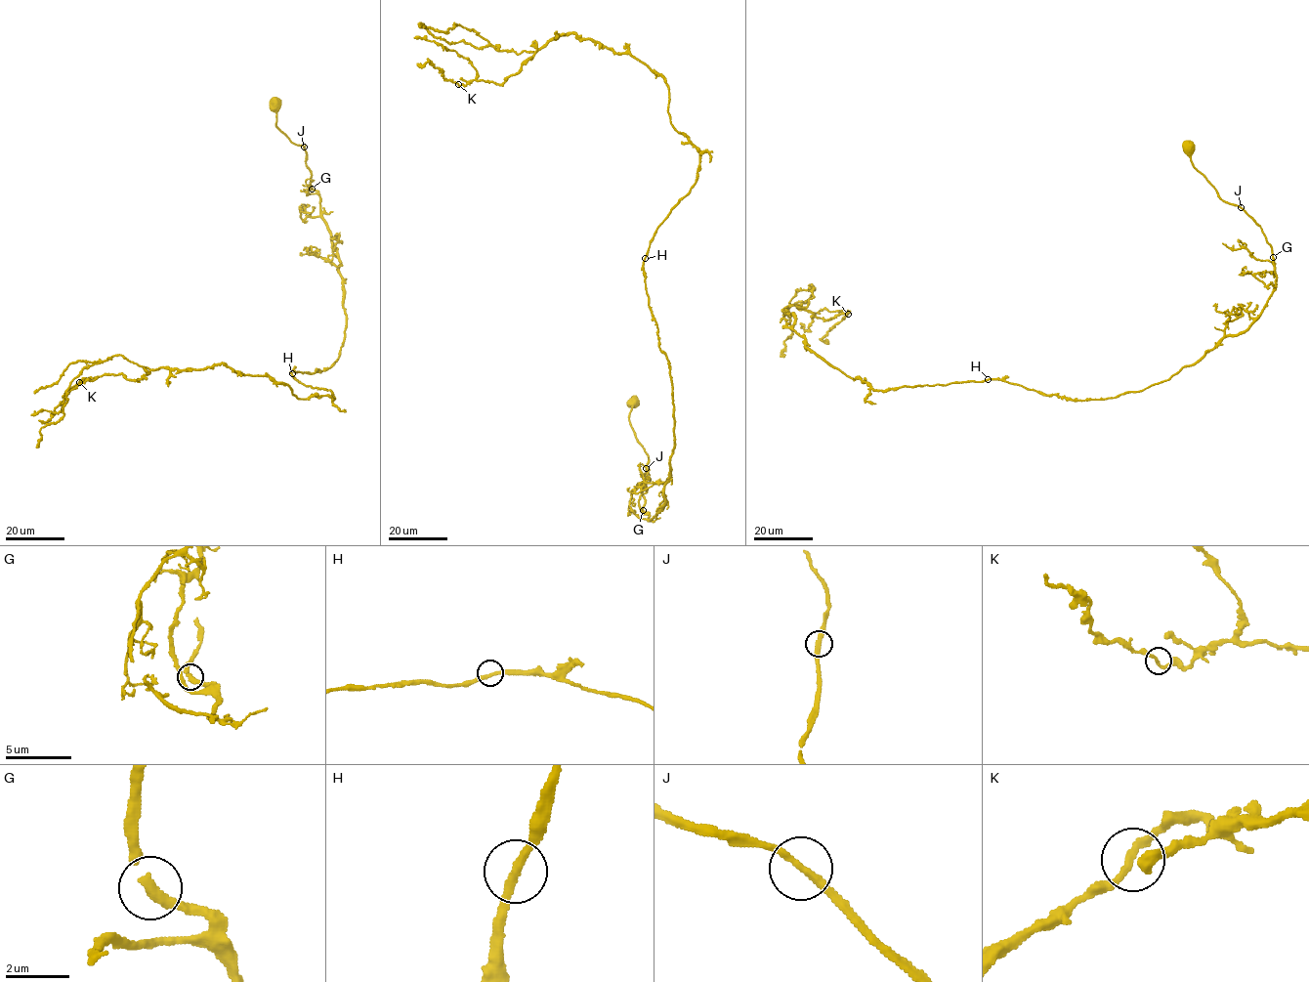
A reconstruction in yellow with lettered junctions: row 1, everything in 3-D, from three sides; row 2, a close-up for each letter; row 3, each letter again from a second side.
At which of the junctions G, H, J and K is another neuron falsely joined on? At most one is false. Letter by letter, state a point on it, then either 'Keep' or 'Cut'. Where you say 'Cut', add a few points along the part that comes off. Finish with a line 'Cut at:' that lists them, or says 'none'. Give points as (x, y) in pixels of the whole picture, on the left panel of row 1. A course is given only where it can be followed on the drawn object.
G: Place: (312, 189). Keep
H: Place: (292, 373). Keep
J: Place: (304, 147). Keep
K: Place: (79, 382). Keep
Cut at: none

